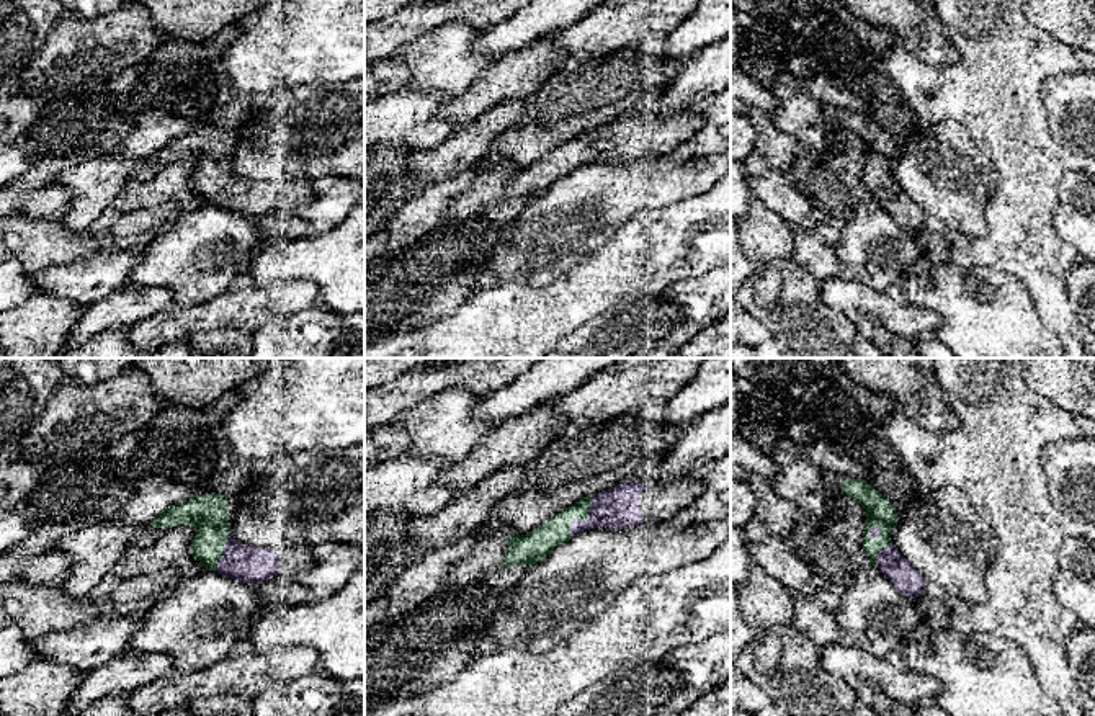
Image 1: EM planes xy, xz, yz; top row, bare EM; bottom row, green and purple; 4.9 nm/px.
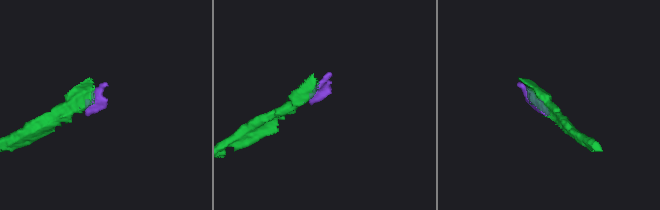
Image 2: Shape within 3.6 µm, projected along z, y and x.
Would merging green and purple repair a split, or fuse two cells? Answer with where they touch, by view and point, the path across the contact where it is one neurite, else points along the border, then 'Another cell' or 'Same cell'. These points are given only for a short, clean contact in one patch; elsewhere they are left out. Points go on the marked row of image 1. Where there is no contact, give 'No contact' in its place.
Touches green at xz (582, 519). Same cell

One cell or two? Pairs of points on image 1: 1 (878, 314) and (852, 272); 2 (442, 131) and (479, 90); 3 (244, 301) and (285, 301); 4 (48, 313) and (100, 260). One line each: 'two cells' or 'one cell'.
1: two cells
2: two cells
3: one cell
4: two cells

